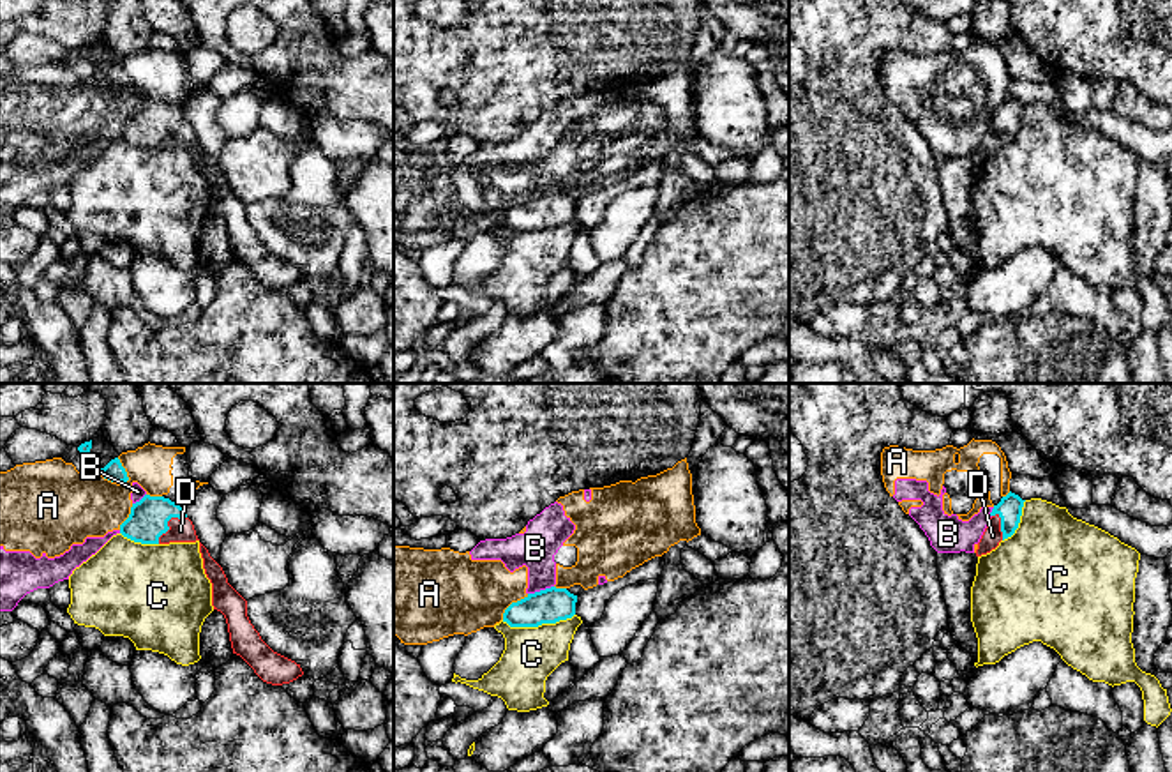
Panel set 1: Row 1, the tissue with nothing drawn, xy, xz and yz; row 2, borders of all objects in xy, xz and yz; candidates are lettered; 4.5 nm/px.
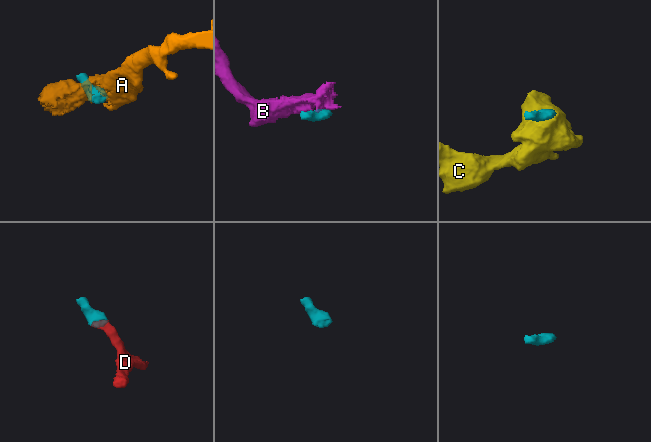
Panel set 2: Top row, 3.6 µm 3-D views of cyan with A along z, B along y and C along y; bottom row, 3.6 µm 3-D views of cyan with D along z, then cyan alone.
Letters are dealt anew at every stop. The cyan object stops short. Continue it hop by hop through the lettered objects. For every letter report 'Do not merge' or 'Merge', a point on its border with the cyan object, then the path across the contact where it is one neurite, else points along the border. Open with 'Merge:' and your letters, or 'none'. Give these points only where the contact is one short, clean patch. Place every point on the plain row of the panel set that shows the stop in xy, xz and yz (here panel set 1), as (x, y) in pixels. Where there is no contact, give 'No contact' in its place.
Merge: D
A: Do not merge. Touches cyan at xy (113, 85)
B: Do not merge. Touches cyan at xz (540, 195). Boundary: xz (553, 189), (528, 198)
C: Do not merge. Touches cyan at xz (537, 230). Boundary: xz (574, 218), (537, 230), (509, 230), (502, 225)
D: Merge. Touches cyan at xy (166, 128). Path across: xy (149, 122), (166, 128), (180, 135)

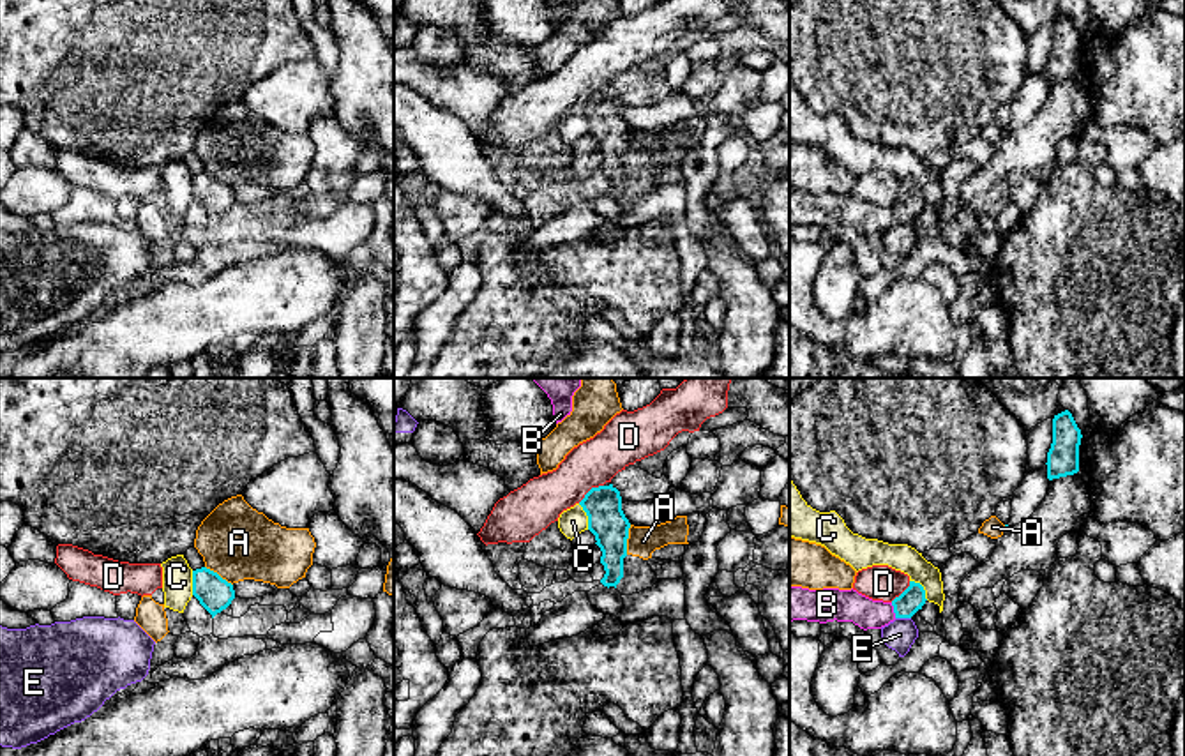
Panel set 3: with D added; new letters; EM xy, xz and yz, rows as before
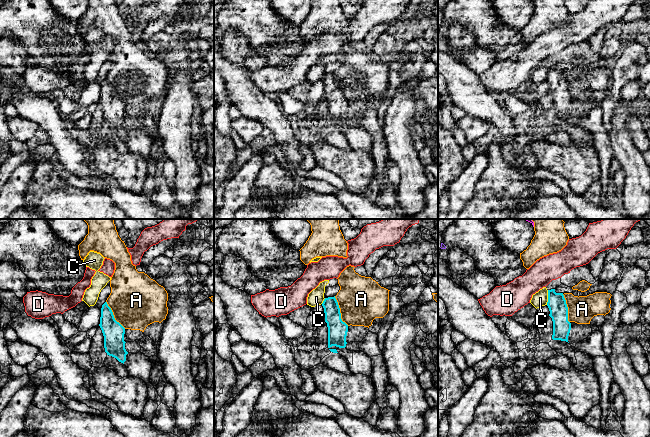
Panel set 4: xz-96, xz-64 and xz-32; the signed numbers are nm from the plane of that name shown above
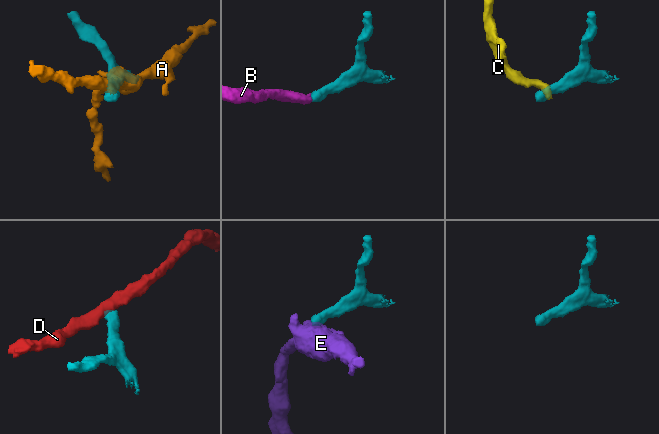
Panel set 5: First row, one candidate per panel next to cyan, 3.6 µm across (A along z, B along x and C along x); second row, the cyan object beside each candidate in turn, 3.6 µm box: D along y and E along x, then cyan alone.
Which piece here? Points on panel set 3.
Merge: B
A: Do not merge. Touches cyan at xz (627, 142). Boundary: xz (631, 129), (626, 158)
B: Merge. Touches cyan at yz (894, 214). Path across: yz (912, 204), (894, 214), (859, 214), (839, 209)
C: Do not merge. Touches cyan at yz (922, 191). Boundary: yz (910, 184), (922, 191), (928, 204)
D: Do not merge. Touches cyan at xz (590, 94). Boundary: xz (603, 89), (594, 90), (578, 106)
E: Do not merge. Touches cyan at yz (903, 221). Boundary: yz (896, 221), (910, 223)

